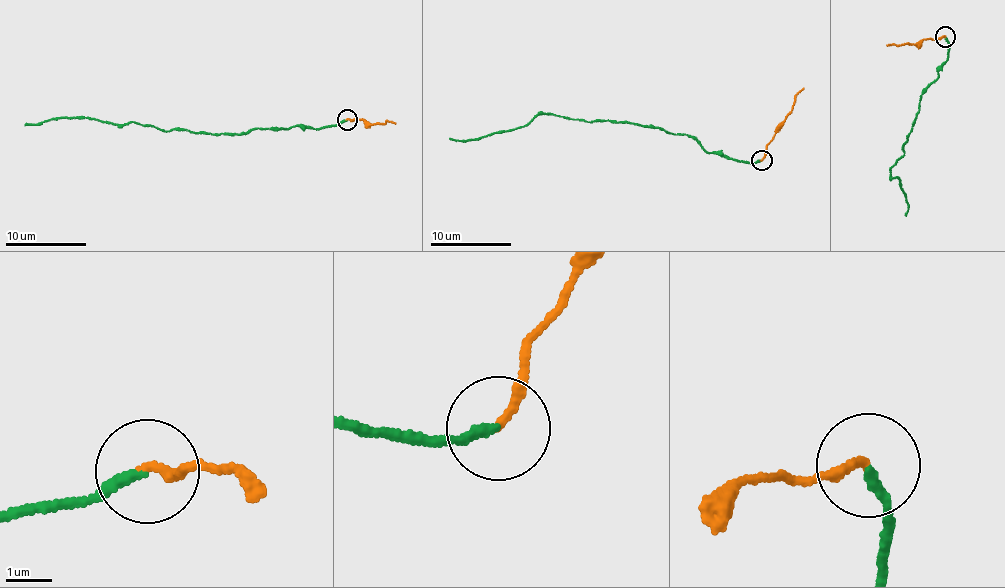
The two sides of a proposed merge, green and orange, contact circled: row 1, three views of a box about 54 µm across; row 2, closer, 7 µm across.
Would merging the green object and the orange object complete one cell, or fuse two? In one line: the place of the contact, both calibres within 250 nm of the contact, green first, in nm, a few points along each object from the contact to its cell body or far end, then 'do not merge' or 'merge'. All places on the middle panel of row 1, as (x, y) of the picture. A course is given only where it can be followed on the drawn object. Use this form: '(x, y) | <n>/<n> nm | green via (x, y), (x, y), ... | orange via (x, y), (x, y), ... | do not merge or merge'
(761, 160) | 200/180 nm | green via (761, 161), (704, 152), (694, 137), (658, 128), (548, 113), (536, 114), (522, 127), (472, 140), (449, 138) | orange via (761, 161), (766, 144), (792, 109), (795, 96), (804, 87) | do not merge

